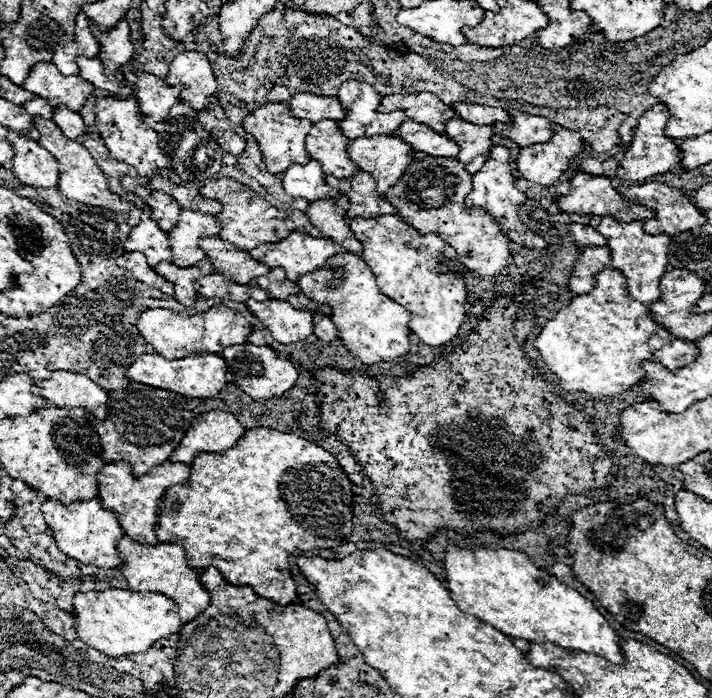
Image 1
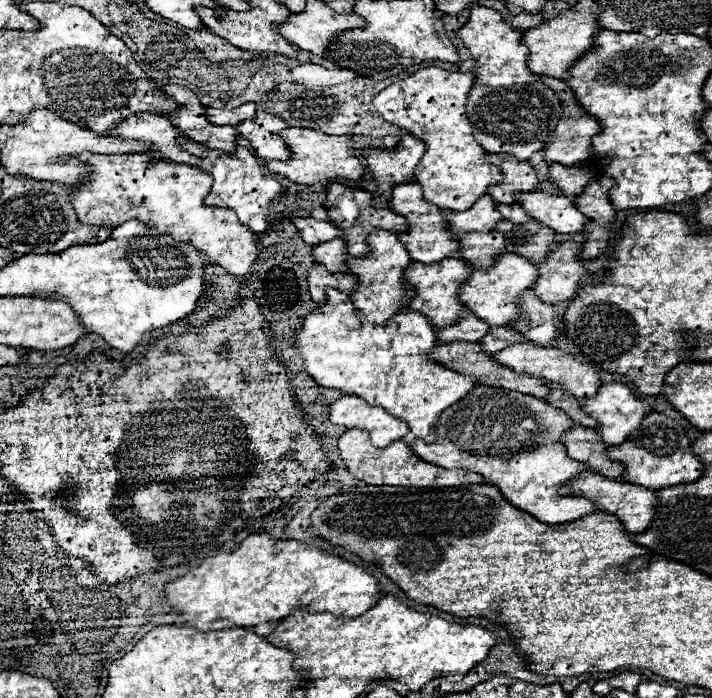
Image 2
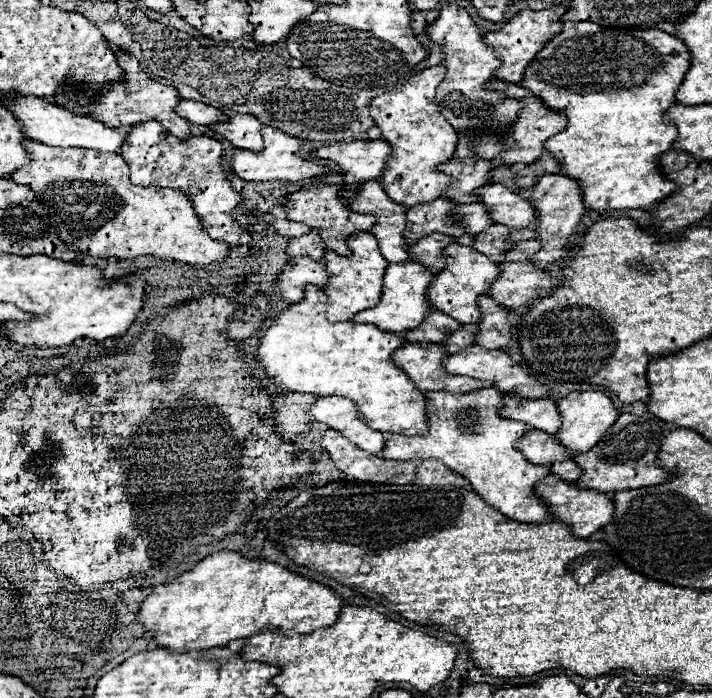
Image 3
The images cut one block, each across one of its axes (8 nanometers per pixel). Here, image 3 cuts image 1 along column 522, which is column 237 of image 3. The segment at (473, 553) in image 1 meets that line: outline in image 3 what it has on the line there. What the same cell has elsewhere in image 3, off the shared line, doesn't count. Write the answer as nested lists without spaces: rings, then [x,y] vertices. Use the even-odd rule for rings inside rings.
[[[216,552],[198,562],[174,582],[158,584],[140,604],[140,622],[158,648],[192,652],[226,646],[230,640],[250,638],[270,628],[308,634],[332,626],[342,598],[304,576],[266,560],[246,560],[236,552]]]

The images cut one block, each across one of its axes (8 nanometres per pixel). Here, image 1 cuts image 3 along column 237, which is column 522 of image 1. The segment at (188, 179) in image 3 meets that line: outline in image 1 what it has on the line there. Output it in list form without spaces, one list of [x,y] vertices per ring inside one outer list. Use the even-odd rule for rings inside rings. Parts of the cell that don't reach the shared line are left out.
[[[496,146],[490,154],[490,158],[486,160],[486,164],[480,168],[480,172],[476,172],[472,176],[472,192],[466,196],[466,204],[468,206],[478,206],[478,208],[484,208],[486,212],[490,212],[496,222],[508,232],[508,236],[520,244],[520,246],[526,246],[526,248],[536,248],[536,250],[542,250],[542,248],[548,248],[548,242],[534,234],[520,218],[518,218],[518,208],[526,202],[526,194],[518,190],[518,186],[514,184],[514,166],[510,162],[510,150],[506,146]]]

